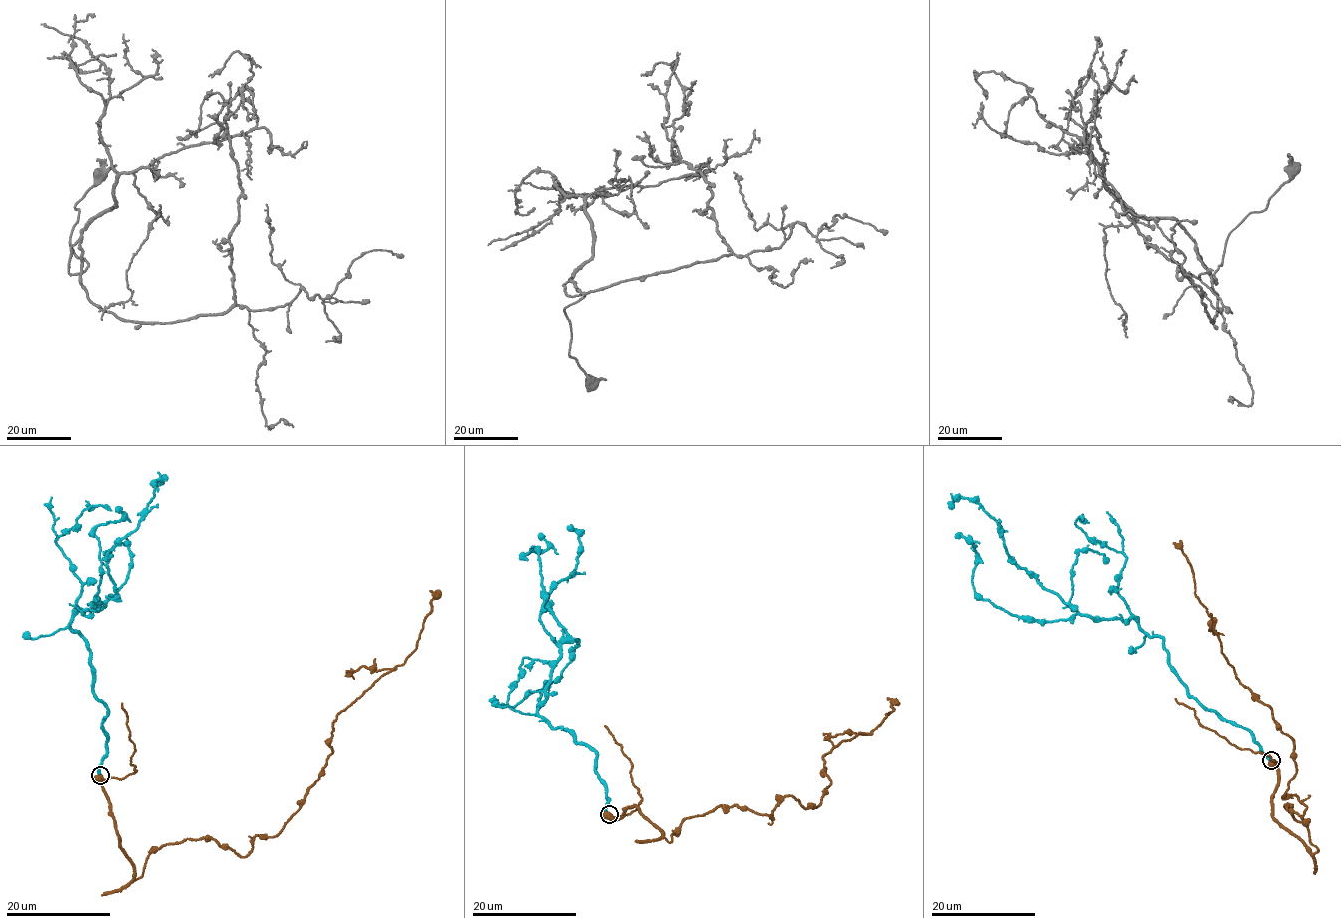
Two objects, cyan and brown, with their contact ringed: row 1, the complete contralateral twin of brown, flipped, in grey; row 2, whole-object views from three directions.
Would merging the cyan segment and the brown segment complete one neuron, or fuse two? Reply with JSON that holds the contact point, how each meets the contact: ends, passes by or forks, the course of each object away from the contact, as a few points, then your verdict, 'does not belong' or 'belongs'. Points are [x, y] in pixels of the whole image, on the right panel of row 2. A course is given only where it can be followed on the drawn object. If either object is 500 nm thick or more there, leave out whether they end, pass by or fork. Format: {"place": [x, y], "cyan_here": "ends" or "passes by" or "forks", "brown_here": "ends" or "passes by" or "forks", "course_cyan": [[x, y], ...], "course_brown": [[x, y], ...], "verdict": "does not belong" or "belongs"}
{"place": [1271, 760], "course_cyan": [[1270, 760], [1188, 694], [1163, 639], [1135, 618], [1078, 614], [1019, 568], [978, 503], [949, 507]], "course_brown": [[1270, 760], [1273, 817], [1316, 853], [1284, 806], [1307, 807], [1284, 795], [1294, 743], [1221, 651], [1173, 543]], "verdict": "belongs"}

